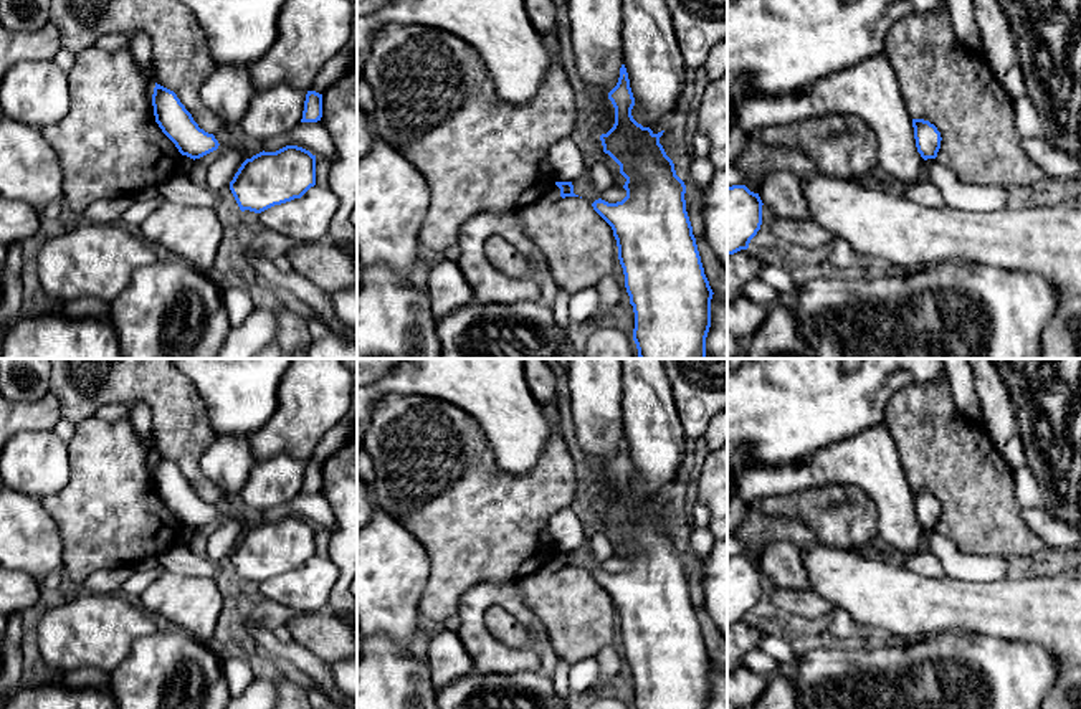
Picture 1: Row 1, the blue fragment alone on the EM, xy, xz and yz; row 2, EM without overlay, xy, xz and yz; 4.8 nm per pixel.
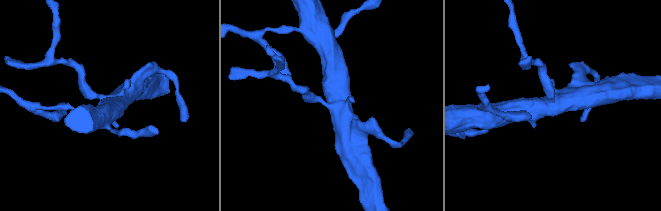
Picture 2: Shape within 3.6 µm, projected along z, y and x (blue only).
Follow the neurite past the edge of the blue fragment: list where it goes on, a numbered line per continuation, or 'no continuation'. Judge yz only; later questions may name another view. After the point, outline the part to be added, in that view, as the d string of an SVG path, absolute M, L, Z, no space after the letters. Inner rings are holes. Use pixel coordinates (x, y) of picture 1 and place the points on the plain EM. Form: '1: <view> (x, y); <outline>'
no continuation

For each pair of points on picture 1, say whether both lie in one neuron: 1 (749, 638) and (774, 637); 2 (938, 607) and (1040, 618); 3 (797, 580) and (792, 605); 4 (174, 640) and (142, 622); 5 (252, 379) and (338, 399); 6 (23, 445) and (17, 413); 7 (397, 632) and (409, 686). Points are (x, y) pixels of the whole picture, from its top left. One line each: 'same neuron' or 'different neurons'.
1: different neurons
2: same neuron
3: different neurons
4: different neurons
5: different neurons
6: different neurons
7: different neurons

